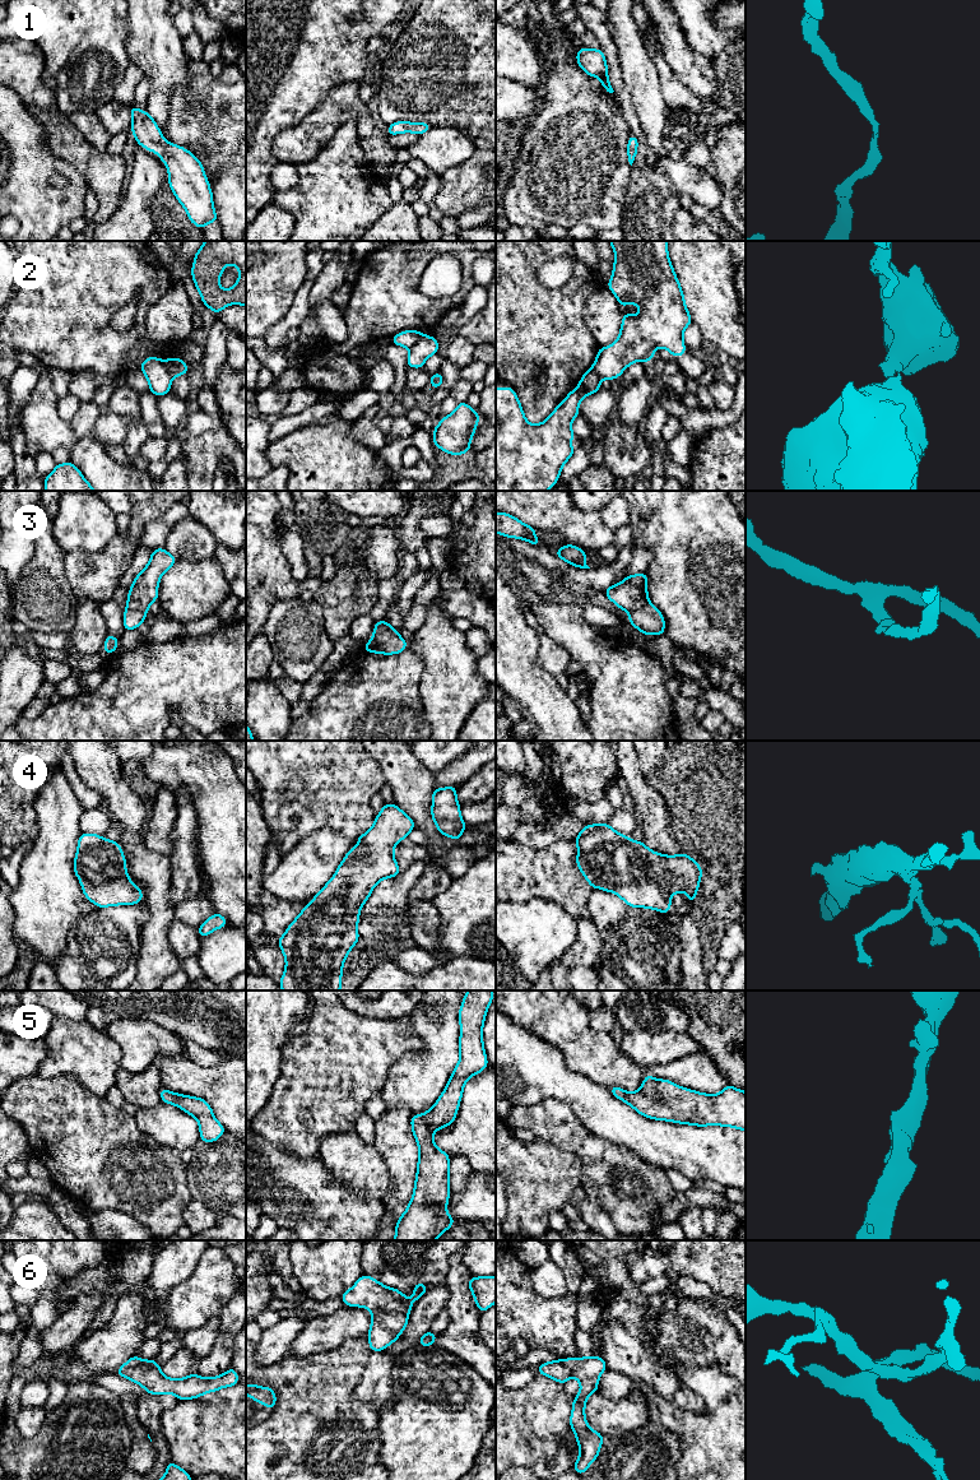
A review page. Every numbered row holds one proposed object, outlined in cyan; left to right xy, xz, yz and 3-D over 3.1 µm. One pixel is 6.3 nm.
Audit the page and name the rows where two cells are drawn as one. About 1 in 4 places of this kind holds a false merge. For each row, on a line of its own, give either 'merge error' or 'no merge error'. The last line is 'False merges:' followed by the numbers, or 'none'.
1: no merge error
2: merge error
3: merge error
4: no merge error
5: no merge error
6: merge error
False merges: 2, 3, 6

